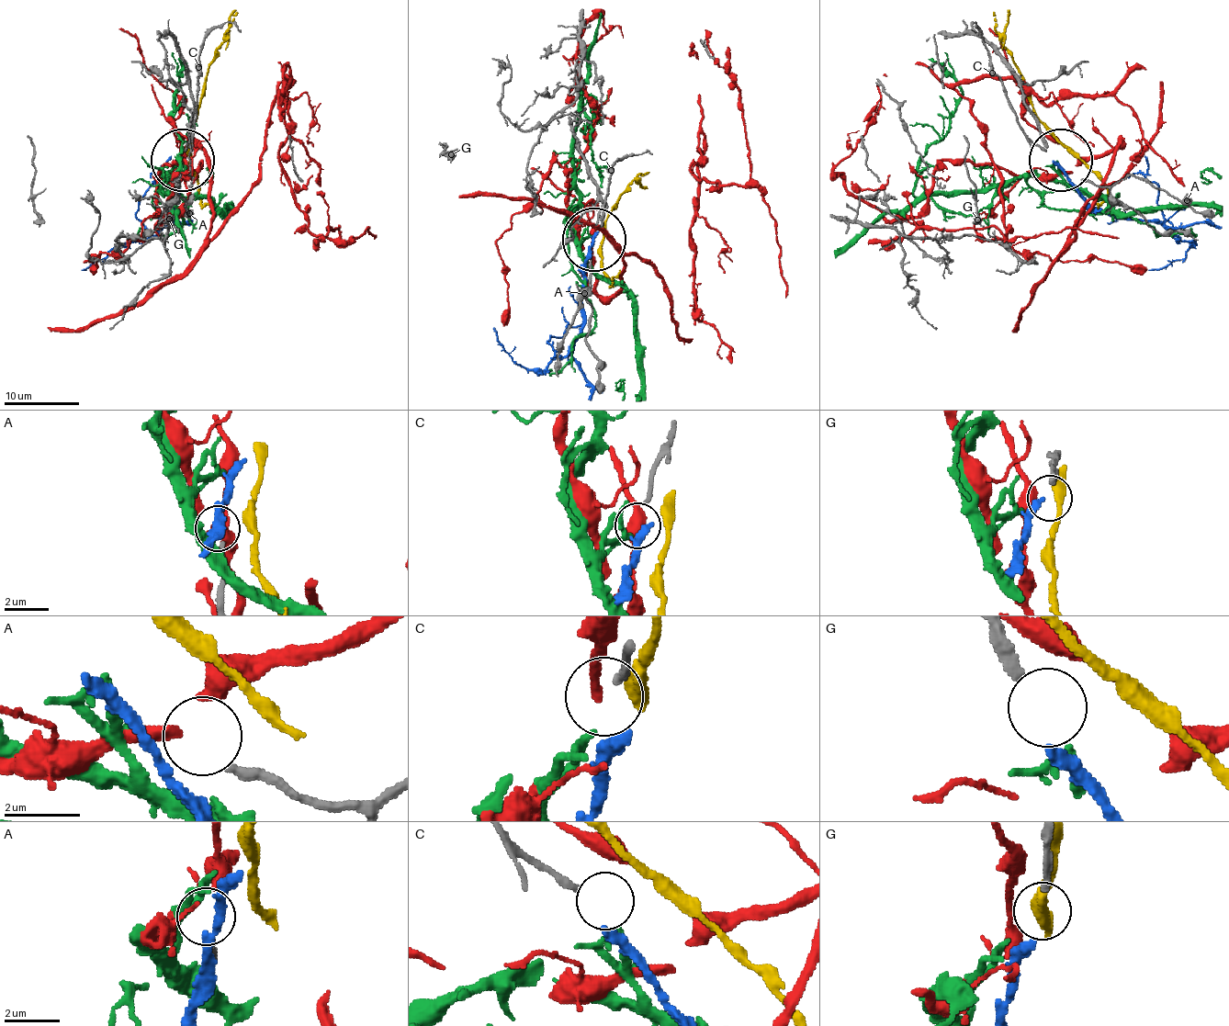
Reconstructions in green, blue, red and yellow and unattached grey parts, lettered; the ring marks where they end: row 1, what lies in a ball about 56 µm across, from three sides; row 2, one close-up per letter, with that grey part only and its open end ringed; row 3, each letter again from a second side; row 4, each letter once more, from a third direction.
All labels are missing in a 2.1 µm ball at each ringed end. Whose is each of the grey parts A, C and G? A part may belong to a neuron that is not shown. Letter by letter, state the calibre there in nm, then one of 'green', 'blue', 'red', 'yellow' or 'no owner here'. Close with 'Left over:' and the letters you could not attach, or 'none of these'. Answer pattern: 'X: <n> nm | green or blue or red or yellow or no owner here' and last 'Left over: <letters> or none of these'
A: 320 nm | red
C: 240 nm | green
G: 280 nm | blue
Left over: none of these

